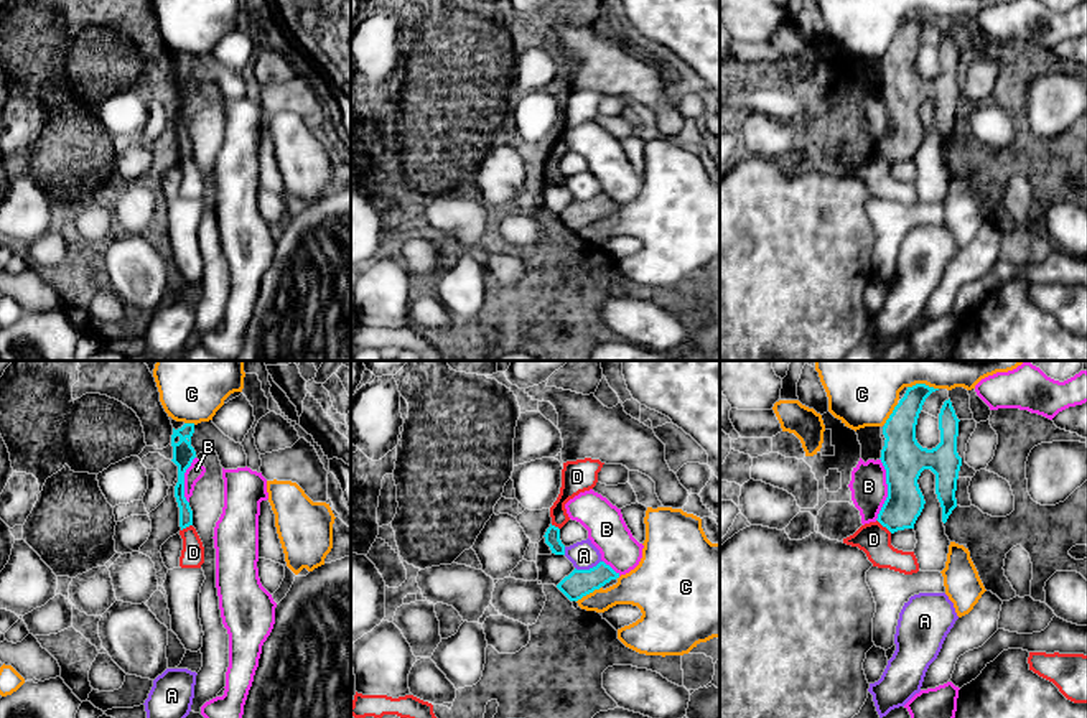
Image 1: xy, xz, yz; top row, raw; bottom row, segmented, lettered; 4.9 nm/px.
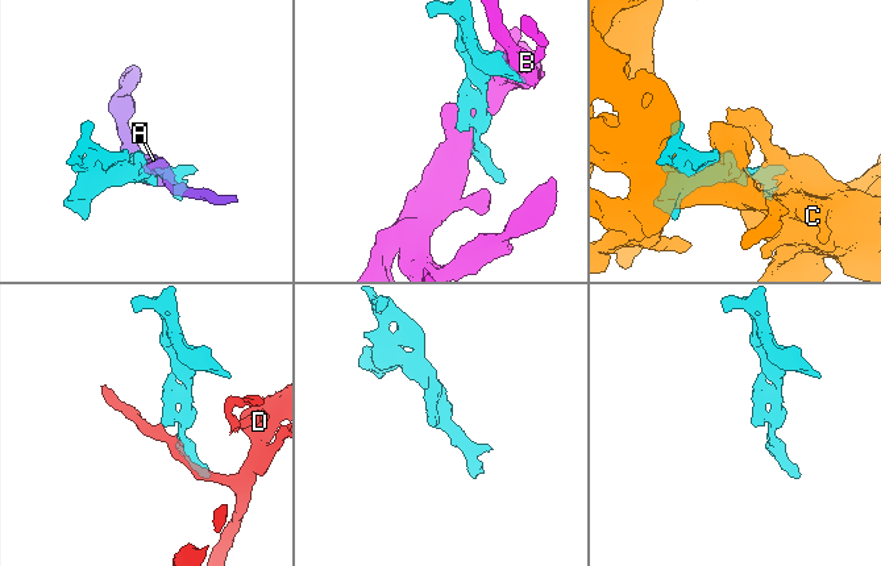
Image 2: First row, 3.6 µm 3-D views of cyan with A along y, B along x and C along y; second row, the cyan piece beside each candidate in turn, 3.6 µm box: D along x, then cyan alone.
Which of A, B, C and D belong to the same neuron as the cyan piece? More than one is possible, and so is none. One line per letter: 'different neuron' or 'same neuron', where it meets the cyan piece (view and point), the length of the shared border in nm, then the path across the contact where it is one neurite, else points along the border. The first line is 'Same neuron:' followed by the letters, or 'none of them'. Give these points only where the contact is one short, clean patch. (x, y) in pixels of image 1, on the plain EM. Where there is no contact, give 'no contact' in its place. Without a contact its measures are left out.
Same neuron: none of them
A: different neuron; meets cyan in xz at (590, 200); contact 140 nm long
B: different neuron; meets cyan in yz at (888, 121); contact 300 nm long
C: different neuron; meets cyan in xz at (588, 224); contact 140 nm long
D: different neuron; meets cyan in yz at (885, 157); contact 100 nm long; border along yz (877, 150), (891, 163)

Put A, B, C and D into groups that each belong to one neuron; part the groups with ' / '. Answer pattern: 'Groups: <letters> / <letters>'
Groups: A / B / C / D

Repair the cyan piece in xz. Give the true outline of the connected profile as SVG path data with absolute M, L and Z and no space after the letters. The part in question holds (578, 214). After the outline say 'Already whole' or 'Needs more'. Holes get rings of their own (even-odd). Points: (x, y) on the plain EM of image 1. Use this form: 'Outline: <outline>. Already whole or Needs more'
Outline: M599 193L596 198L590 201L573 201L568 207L565 207L557 219L570 231L578 232L583 227L599 221L611 211L619 209L609 196Z. Already whole

